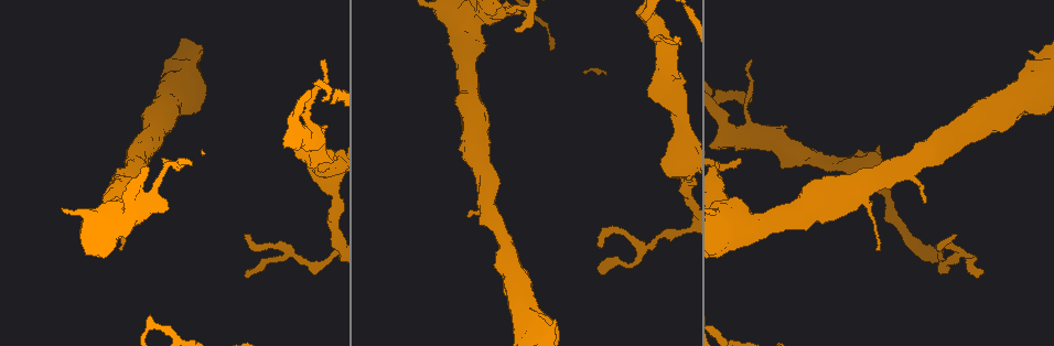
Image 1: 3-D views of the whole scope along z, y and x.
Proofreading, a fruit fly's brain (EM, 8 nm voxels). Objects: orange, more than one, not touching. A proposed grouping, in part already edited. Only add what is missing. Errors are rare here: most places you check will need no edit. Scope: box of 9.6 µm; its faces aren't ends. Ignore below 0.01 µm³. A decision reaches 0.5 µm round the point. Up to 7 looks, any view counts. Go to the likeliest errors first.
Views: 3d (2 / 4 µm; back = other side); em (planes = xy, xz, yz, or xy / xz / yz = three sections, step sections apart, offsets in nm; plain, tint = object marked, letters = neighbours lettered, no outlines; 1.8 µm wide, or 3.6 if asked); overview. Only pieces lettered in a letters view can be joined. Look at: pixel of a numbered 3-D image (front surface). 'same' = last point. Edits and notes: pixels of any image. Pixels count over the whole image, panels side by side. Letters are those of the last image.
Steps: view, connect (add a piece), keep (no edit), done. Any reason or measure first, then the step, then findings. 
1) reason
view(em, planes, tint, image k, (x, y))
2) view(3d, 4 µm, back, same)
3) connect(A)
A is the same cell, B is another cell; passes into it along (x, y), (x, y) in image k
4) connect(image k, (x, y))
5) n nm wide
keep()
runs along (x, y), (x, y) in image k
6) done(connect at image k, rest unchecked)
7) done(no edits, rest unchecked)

free end
view(3d, 2 µm, image 1, (246, 235))

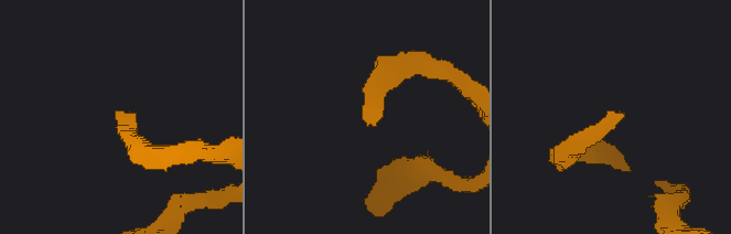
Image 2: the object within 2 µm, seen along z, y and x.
need the tissue
view(em, planes, letters, image 2, (367, 125))

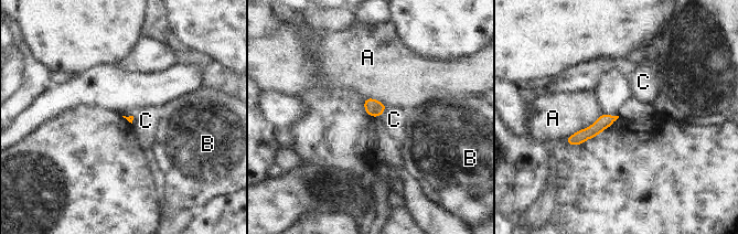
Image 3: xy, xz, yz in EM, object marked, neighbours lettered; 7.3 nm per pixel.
keep()
A, B and C are other cells; no lettered piece goes on from it

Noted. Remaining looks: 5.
free end
view(em, xy, step 4, letters, image 1, (880, 247))

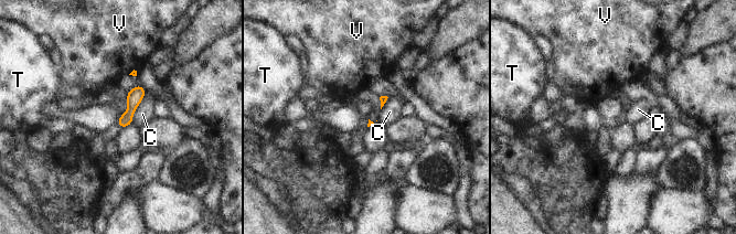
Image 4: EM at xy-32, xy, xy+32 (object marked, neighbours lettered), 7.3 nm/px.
keep()
C, T and V are other cells; runs along (139, 88), (128, 116), (120, 124) in image 4; no lettered piece goes on from it

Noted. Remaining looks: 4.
an open end
view(3d, 2 µm, image 1, (161, 159))

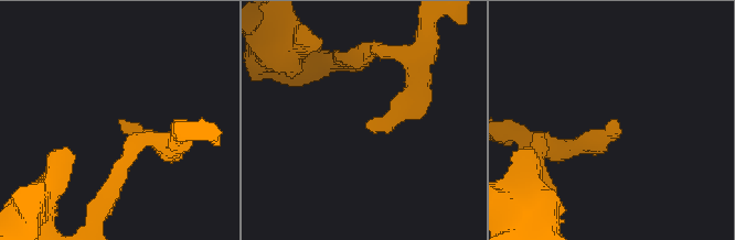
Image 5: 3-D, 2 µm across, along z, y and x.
now the EM
view(em, planes, letters, image 5, (369, 128))

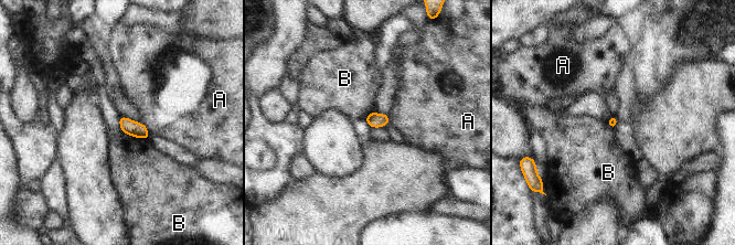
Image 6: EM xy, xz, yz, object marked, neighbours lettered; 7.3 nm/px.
keep()
A and B are other cells; no lettered piece goes on from it

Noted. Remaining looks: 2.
done(no edits, rest unchecked)

